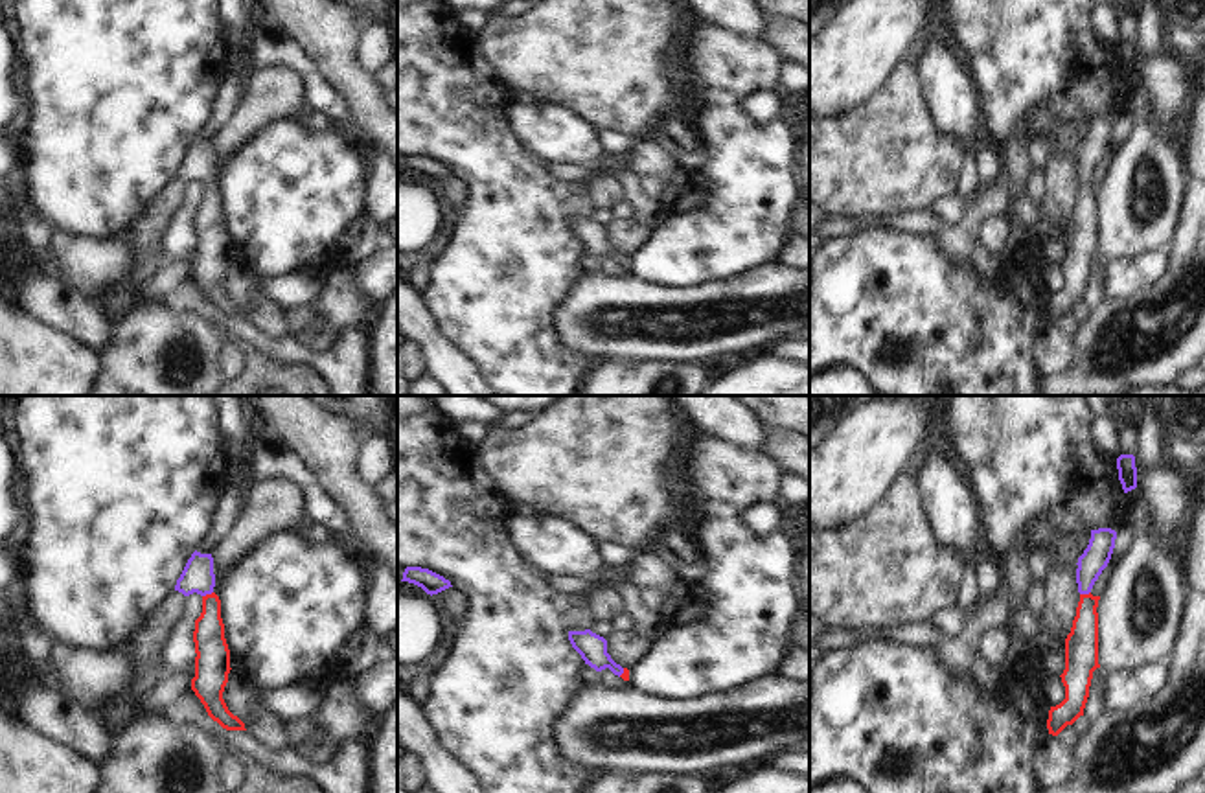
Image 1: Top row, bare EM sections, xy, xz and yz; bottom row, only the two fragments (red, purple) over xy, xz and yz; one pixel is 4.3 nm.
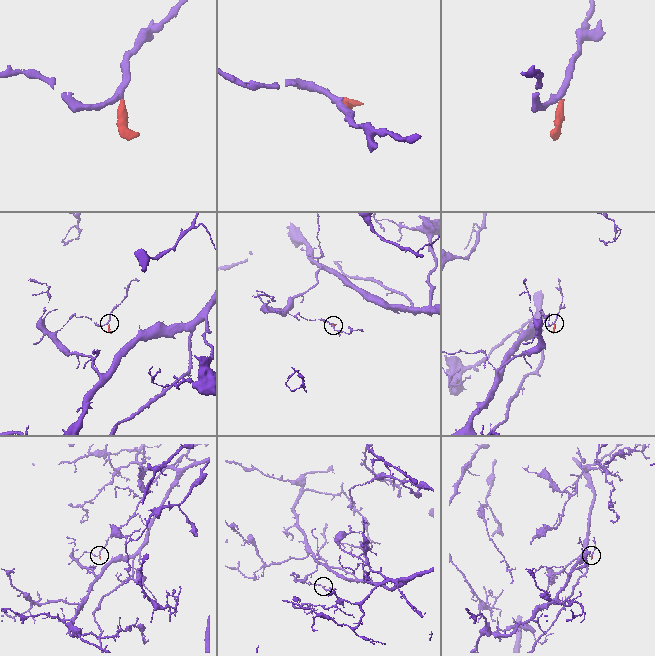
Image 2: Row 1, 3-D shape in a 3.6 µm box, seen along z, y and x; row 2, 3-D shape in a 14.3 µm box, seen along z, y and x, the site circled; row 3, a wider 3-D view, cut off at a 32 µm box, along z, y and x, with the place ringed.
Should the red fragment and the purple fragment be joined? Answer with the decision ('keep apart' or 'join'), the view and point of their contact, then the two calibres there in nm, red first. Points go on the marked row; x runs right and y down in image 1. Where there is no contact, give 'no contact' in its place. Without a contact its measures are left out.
join | xy (206, 595) | 140/140 nm

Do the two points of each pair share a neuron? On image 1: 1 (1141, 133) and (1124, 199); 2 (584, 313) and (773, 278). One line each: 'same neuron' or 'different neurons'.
1: same neuron
2: same neuron

